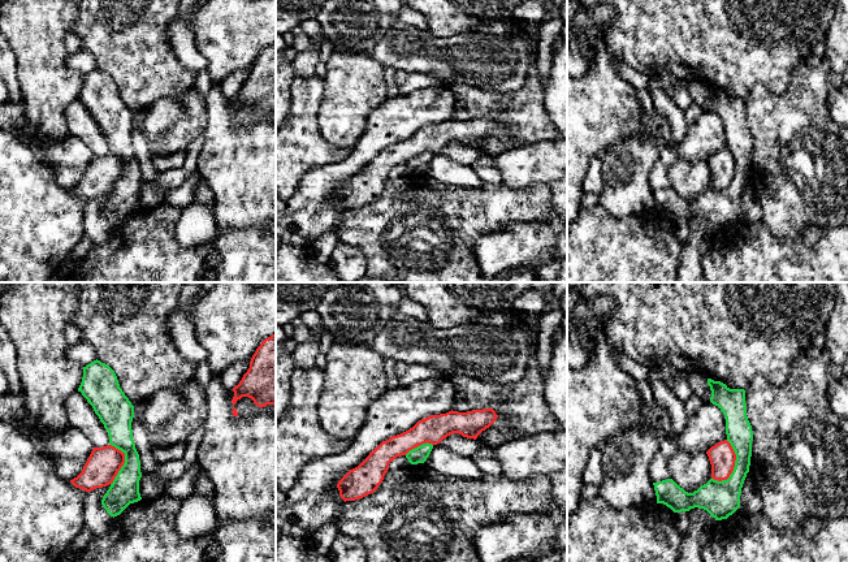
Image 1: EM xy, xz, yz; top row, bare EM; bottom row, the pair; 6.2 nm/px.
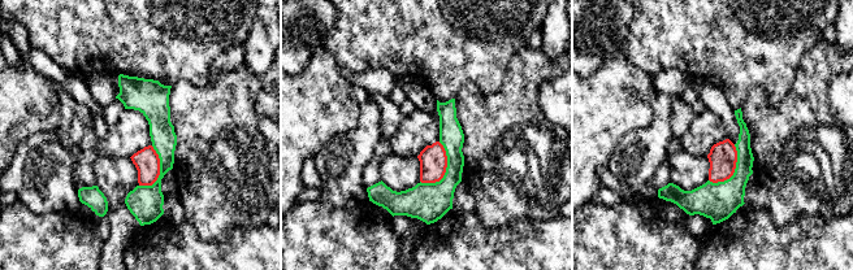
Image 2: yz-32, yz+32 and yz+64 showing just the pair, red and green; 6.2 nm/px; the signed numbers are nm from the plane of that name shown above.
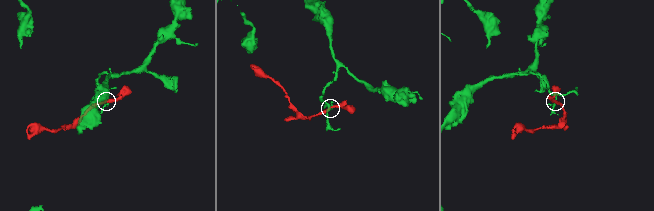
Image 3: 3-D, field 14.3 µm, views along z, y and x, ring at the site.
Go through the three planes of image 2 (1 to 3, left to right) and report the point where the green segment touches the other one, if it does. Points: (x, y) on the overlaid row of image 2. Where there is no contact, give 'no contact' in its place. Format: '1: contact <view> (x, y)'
1: contact yz-32 (159, 171)
2: contact yz+32 (445, 170)
3: contact yz+64 (734, 170)

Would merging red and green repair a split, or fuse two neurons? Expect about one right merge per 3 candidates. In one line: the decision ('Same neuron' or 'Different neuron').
Different neuron

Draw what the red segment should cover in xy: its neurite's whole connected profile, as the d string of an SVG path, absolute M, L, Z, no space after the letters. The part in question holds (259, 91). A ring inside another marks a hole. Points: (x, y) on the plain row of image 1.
M276 42L256 57L250 77L233 100L233 114L242 105L251 107L258 116L276 114Z

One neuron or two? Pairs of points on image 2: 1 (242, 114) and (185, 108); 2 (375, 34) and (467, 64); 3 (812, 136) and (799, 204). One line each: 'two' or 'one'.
1: one
2: one
3: one

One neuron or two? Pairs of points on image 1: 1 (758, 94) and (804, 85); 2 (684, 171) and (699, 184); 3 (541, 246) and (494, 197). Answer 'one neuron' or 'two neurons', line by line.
1: one neuron
2: one neuron
3: two neurons

